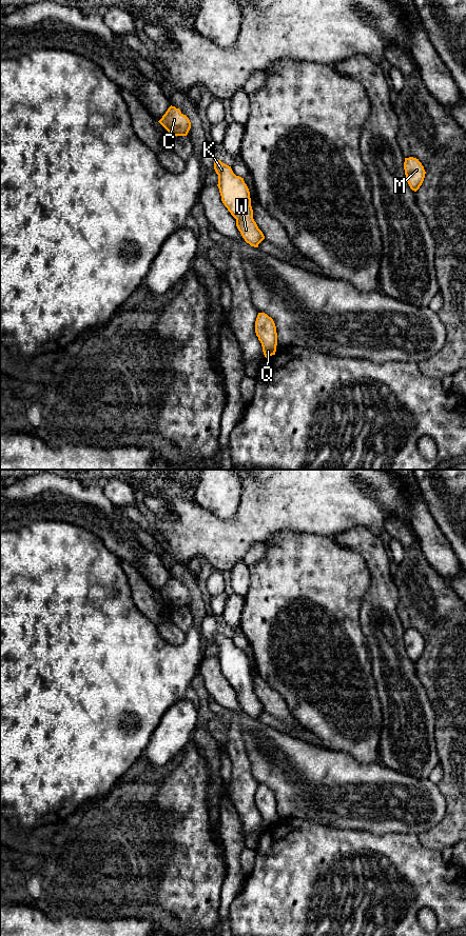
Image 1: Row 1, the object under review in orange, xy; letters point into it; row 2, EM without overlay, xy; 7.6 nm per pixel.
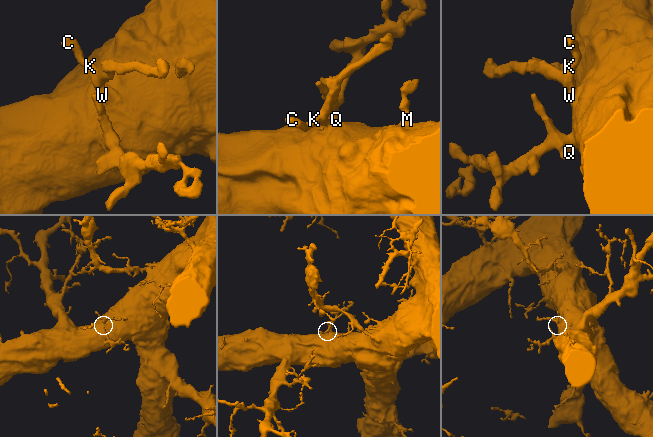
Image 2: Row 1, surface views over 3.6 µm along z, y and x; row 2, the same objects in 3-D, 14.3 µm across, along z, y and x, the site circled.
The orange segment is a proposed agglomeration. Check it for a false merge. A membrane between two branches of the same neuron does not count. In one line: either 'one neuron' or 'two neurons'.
one neuron

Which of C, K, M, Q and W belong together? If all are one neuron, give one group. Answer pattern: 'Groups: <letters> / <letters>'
Groups: C K M Q W

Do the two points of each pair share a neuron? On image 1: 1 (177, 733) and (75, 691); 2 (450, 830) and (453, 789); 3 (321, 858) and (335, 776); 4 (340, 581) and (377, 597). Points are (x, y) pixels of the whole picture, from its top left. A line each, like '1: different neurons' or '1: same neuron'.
1: different neurons
2: same neuron
3: different neurons
4: different neurons

